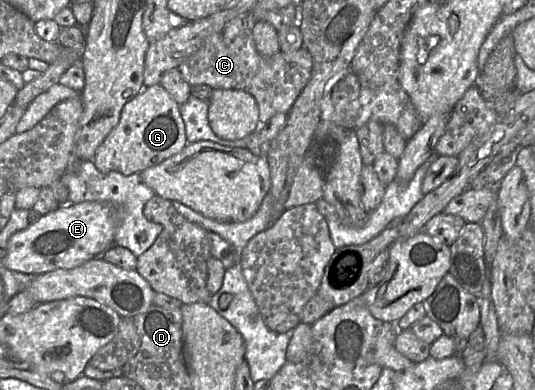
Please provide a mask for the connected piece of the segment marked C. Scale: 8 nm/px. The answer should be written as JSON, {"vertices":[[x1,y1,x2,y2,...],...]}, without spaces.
{"vertices":[[248,30,236,37,230,44,223,40,223,33,215,33,209,36,200,49,185,60,178,67,184,79,191,85,206,84,212,89,237,89,244,90,251,94,259,108,259,121,266,123,274,114,287,114,301,91,309,82,312,69,313,59,304,46,293,52,280,51,270,57,260,55,256,49,252,30]]}

